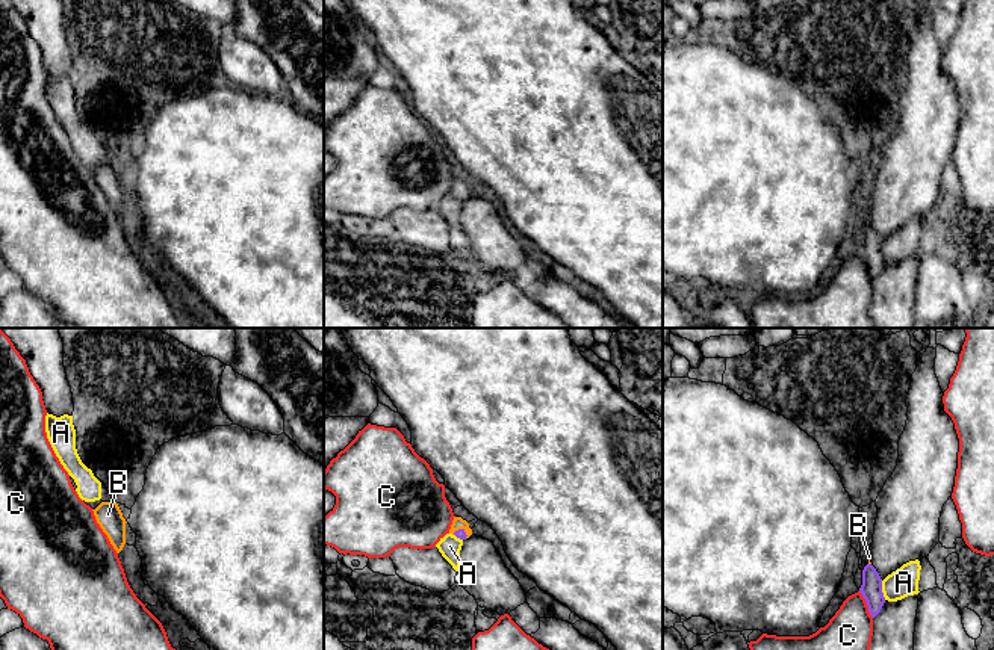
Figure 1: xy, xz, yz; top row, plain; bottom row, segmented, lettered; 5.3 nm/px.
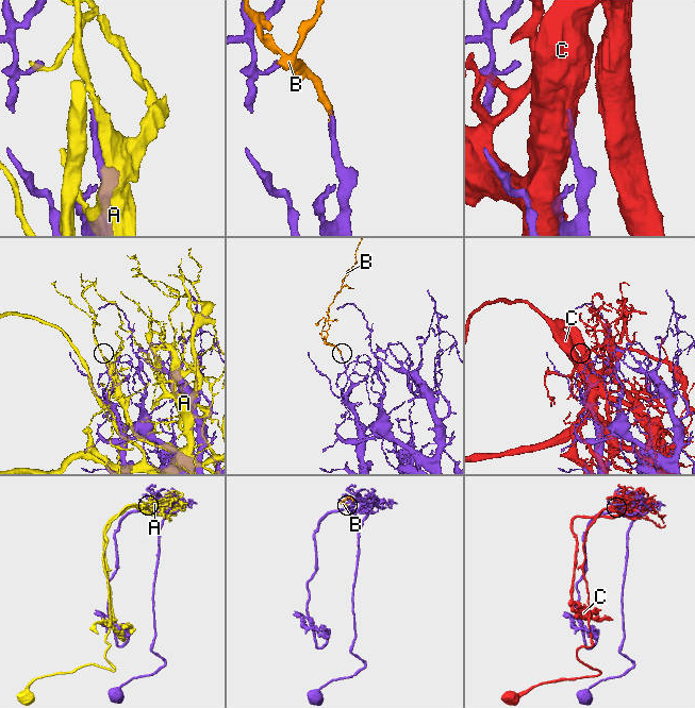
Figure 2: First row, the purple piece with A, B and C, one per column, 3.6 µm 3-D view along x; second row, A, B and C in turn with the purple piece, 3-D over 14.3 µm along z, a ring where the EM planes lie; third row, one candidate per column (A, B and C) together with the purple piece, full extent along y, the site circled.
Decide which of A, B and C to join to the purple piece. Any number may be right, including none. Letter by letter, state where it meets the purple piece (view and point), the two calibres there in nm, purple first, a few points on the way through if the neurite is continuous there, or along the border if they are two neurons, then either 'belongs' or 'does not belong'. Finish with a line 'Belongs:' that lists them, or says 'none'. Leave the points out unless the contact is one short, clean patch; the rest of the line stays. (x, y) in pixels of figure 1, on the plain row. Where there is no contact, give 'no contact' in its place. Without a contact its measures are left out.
A: meets purple in yz at (881, 251); 110 nm thick on the purple side, 150 nm on the other; does not belong
B: meets purple in xz at (460, 191); 50 nm thick on the purple side, 60 nm on the other; runs through xz (460, 195), (460, 191), (457, 185); belongs
C: meets purple in yz at (867, 266); 110 nm thick on the purple side, 280 nm on the other; does not belong
Belongs: B

